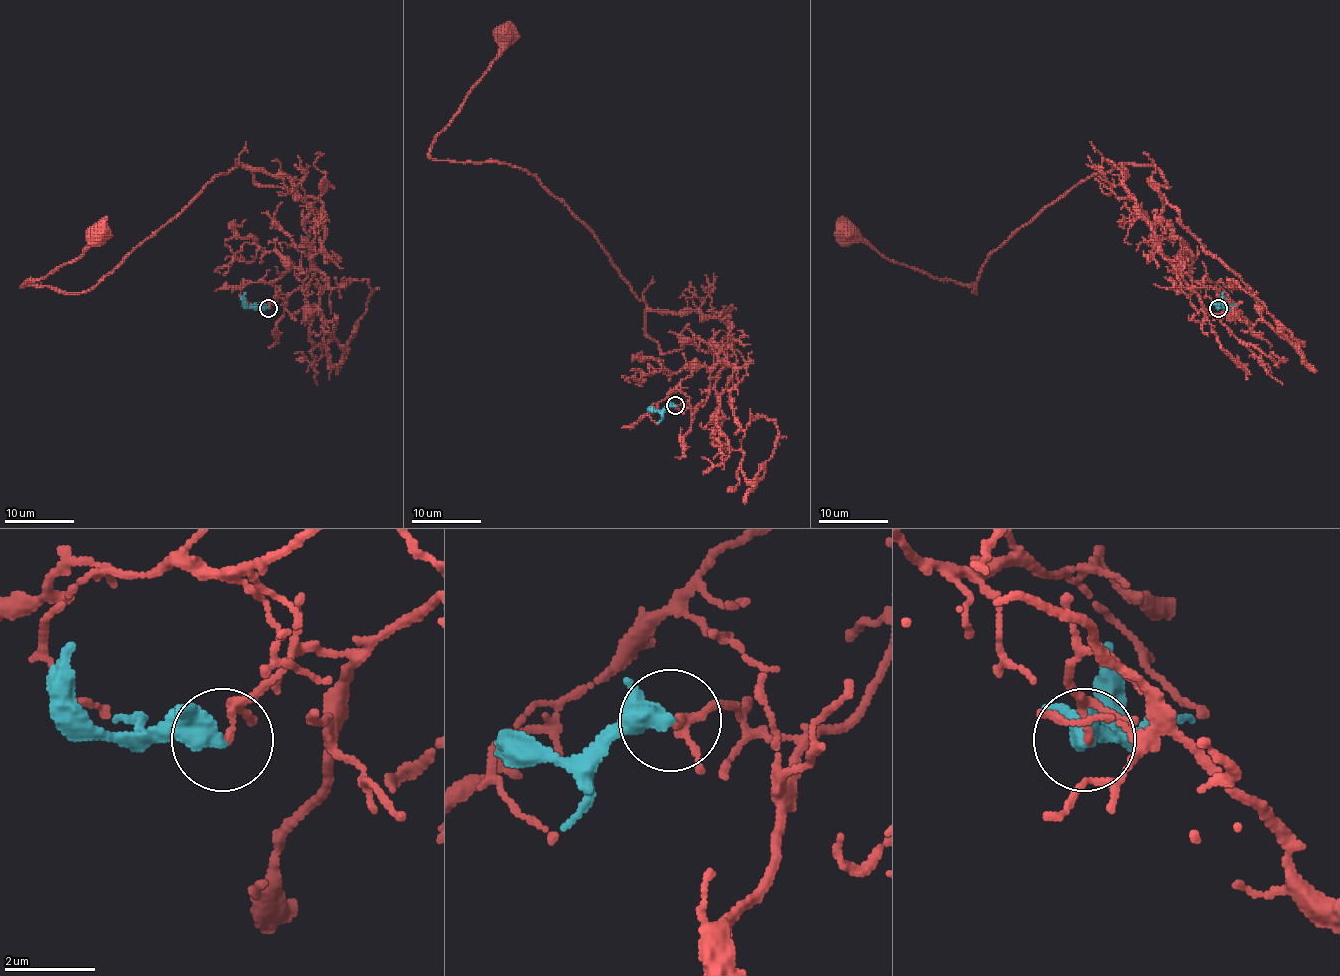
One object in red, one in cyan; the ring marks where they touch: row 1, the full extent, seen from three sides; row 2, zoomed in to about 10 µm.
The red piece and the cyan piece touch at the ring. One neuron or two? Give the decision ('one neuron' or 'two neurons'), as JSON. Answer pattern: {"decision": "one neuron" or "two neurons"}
{"decision": "two neurons"}

